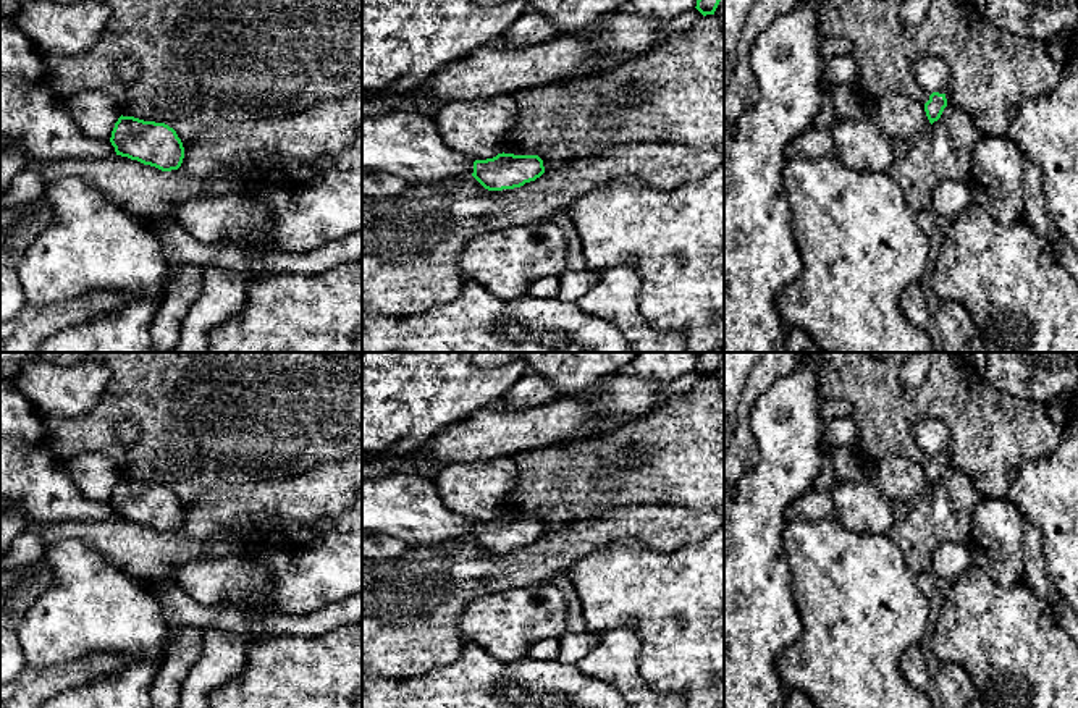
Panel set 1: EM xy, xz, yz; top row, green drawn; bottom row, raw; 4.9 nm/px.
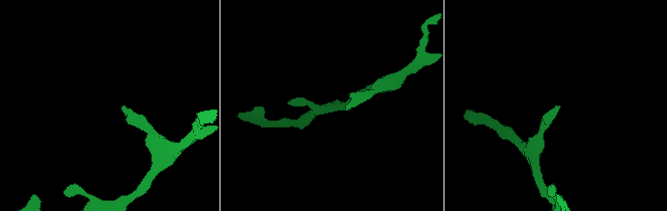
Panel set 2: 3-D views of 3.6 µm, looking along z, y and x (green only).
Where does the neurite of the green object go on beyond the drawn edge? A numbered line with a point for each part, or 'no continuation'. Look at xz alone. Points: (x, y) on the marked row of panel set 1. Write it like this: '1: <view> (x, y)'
no continuation

